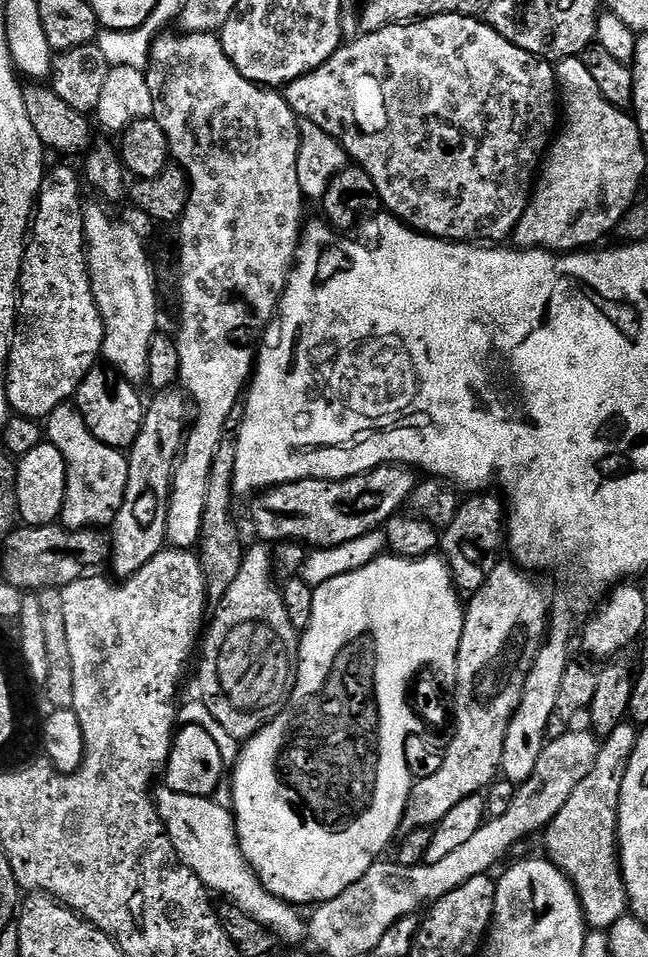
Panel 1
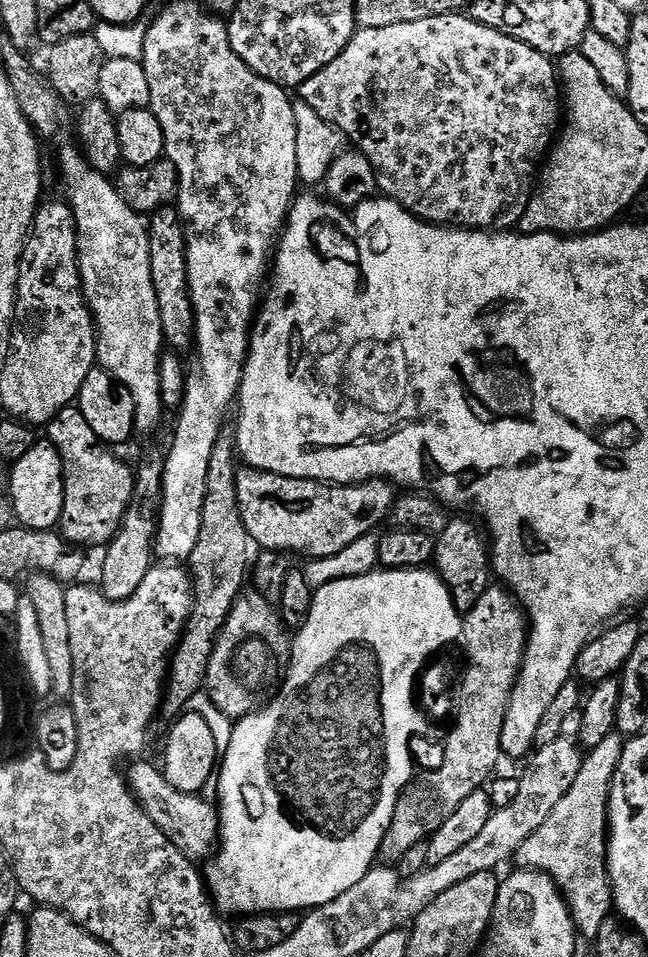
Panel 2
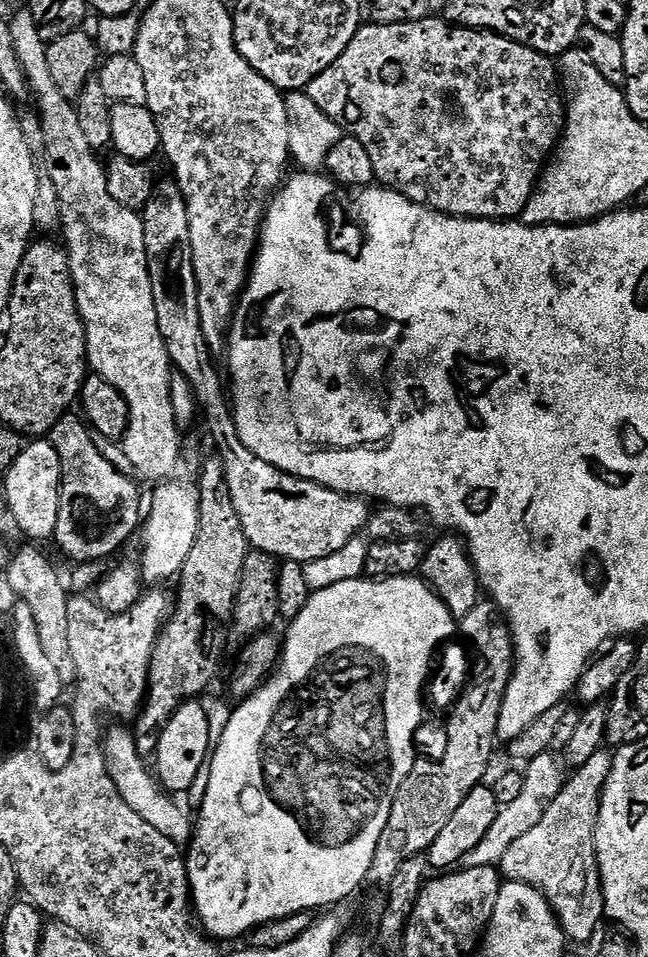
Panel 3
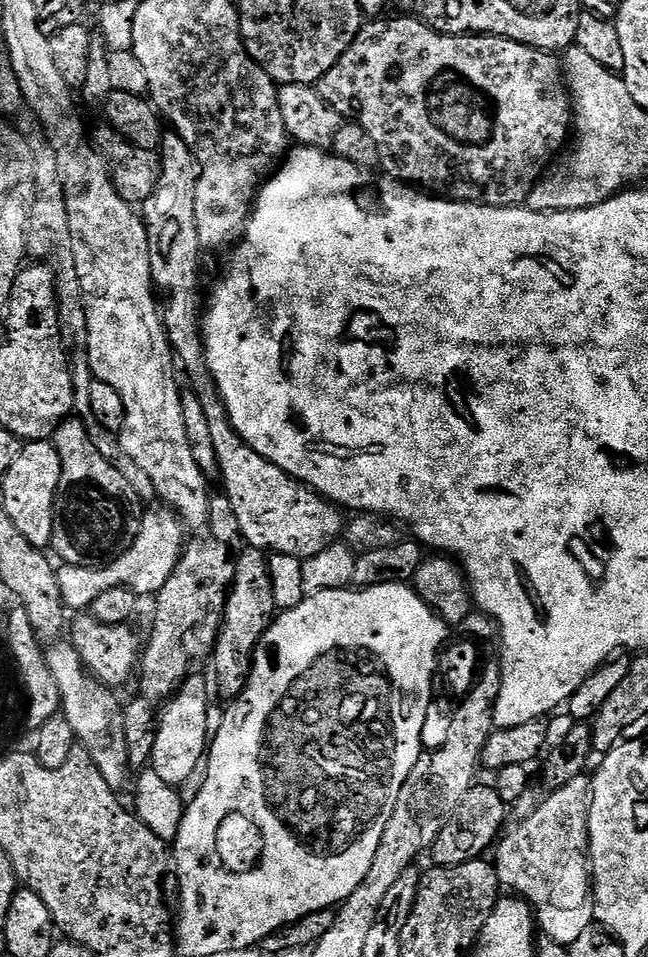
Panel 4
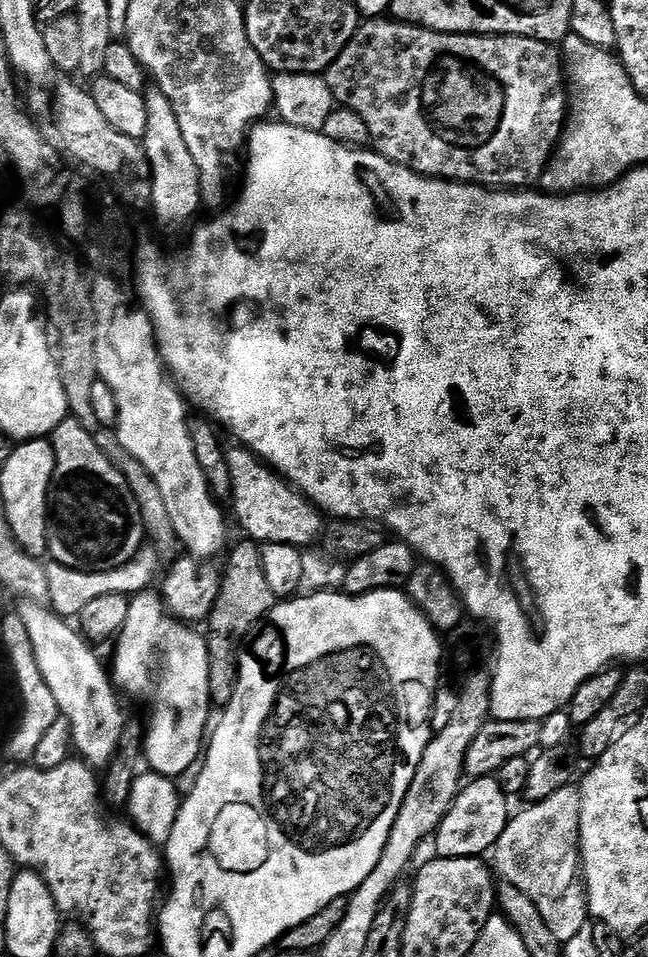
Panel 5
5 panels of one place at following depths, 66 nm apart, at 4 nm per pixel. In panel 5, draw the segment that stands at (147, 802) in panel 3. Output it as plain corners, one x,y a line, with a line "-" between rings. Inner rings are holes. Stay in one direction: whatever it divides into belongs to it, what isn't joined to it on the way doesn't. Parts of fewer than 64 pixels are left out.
31,602
19,606
18,615
22,622
26,622
26,630
30,633
30,646
34,646
38,670
42,670
46,686
50,686
61,716
70,722
72,743
79,759
93,770
107,769
116,756
126,715
120,709
121,697
105,661
103,664
92,653
92,648
88,645
91,643
73,625
72,629
65,617
56,615
51,607

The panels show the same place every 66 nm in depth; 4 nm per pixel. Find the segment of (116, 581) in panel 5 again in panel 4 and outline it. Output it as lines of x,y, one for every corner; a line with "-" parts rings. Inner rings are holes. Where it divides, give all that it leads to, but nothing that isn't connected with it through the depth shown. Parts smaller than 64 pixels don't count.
167,506
152,508
140,517
140,529
132,539
132,543
119,556
102,564
90,566
74,566
61,563
56,568
58,580
58,594
62,594
65,609
80,614
91,609
94,598
106,594
106,590
128,588
141,597
155,597
166,584
167,579
174,574
180,556
183,555
186,545
185,525
179,516

